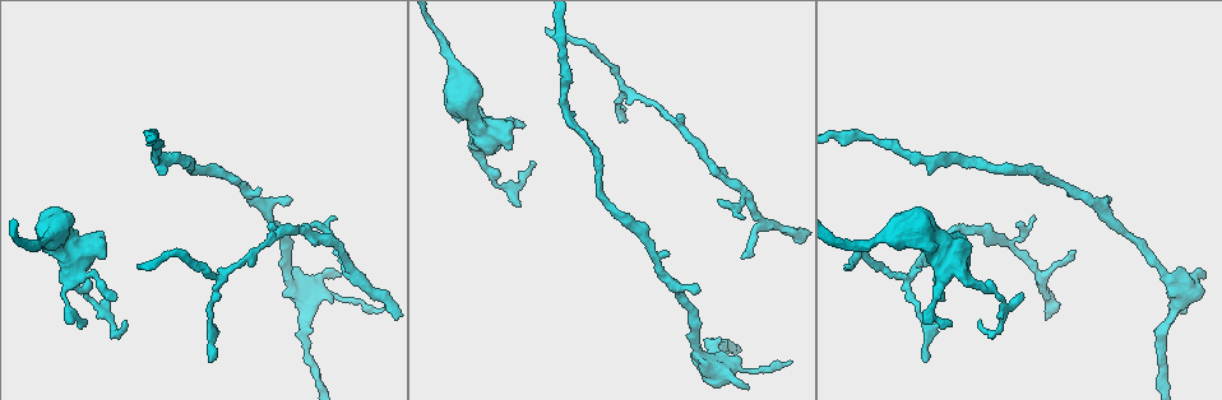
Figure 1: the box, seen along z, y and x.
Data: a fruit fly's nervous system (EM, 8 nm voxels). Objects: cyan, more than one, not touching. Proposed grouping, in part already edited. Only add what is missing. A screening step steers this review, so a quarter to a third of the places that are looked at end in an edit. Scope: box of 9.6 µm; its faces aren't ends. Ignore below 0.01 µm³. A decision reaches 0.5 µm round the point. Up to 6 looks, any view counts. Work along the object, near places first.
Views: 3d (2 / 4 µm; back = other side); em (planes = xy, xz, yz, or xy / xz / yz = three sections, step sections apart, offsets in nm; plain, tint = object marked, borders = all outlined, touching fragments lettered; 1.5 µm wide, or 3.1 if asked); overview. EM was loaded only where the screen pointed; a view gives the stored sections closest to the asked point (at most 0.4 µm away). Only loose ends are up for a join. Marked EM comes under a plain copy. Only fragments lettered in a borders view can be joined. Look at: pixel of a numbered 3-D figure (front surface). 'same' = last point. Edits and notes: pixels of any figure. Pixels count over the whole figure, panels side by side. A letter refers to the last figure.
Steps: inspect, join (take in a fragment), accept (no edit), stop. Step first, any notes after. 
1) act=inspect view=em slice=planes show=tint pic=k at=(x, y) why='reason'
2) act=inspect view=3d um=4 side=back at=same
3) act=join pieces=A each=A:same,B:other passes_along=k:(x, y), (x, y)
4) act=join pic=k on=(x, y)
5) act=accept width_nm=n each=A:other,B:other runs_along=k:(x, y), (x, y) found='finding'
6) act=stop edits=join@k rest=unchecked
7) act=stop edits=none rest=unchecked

act=inspect view=3d um=2 pic=1 at=(1072, 253) why='free end'

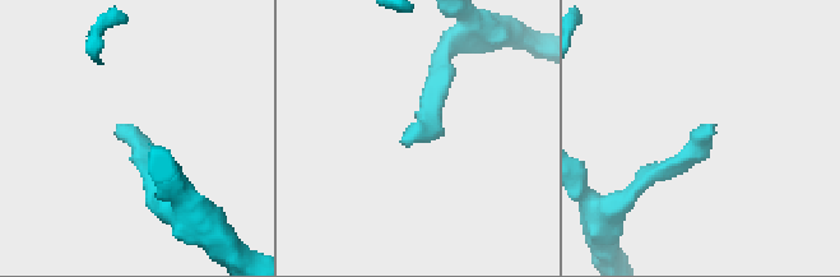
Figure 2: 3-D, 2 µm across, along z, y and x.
act=inspect view=em slice=xz step=4 show=tint pic=2 at=(402, 143)

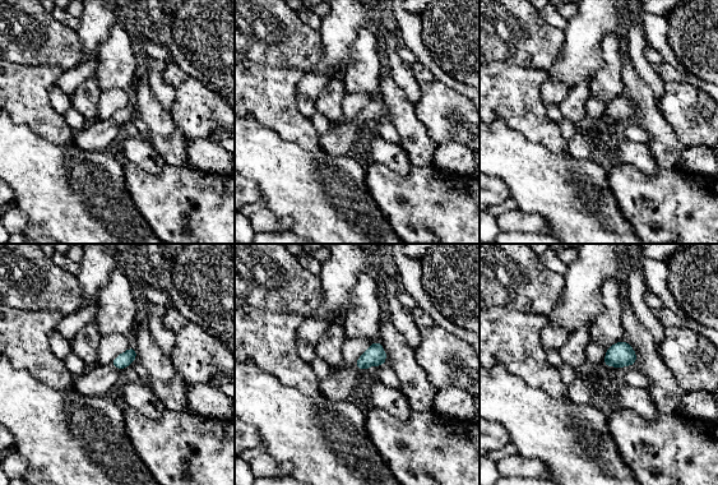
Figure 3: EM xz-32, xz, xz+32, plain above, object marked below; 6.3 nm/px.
act=inspect view=em slice=planes show=borders at=same

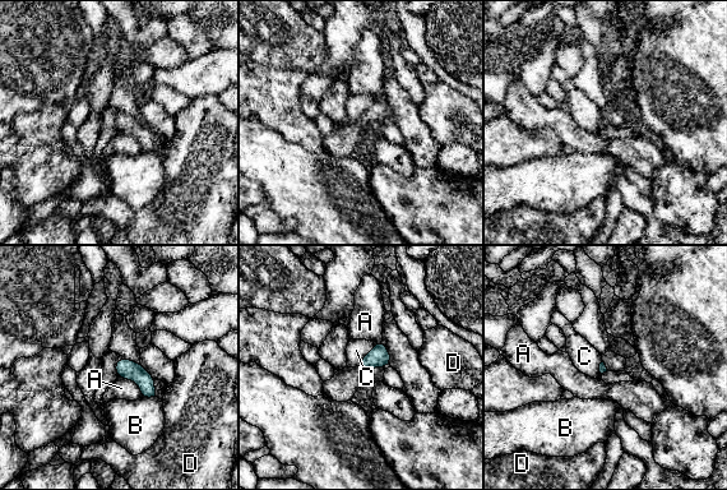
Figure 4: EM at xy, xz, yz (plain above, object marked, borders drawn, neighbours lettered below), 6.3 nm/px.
act=accept each=A:other,B:other,C:other,D:other found='none of them fits'

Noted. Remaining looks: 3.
act=inspect view=em slice=planes show=borders pic=1 at=(791, 362) why='branch stops here'

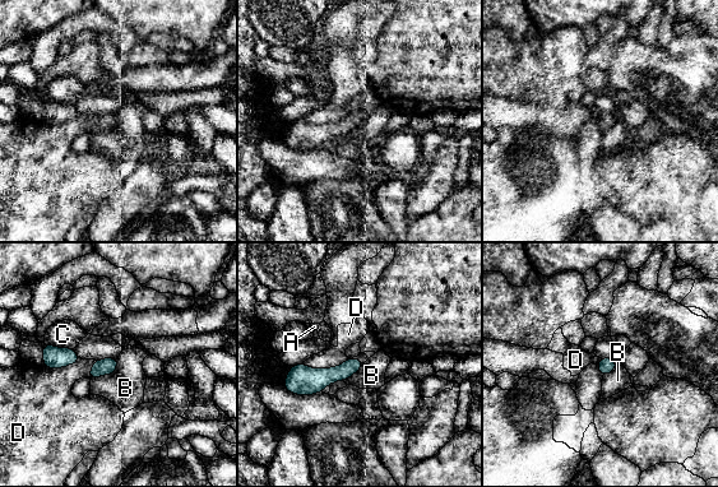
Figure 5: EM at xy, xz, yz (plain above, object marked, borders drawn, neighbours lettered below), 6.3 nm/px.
act=accept width_nm=100 each=A:other,B:other,C:other,D:other border=5:(117, 358), (110, 374), (91, 379) found='none of them fits'

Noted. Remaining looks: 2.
act=inspect view=3d um=2 pic=1 at=(210, 361) why='free end'

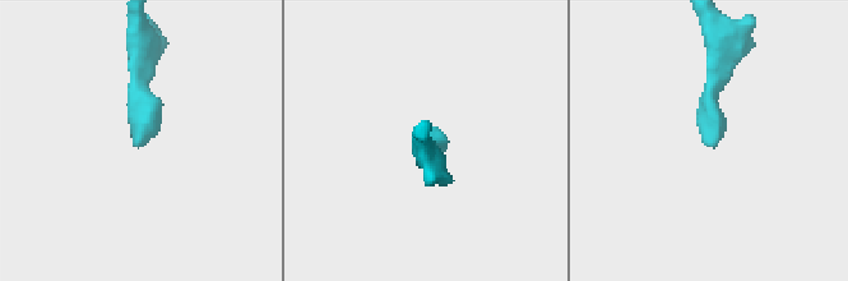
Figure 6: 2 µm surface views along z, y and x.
act=inspect view=em slice=planes show=borders pic=6 at=(133, 144)

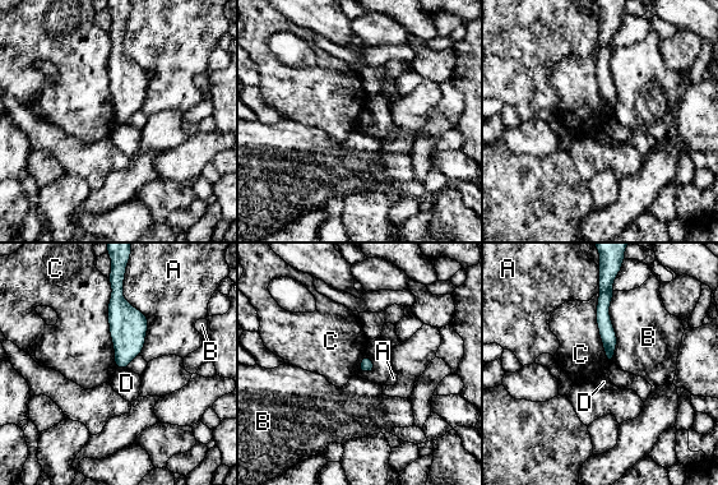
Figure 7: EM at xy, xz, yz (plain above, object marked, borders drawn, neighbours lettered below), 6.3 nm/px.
act=accept longest_contact=C:550nm each=A:other,B:other,C:other,D:other found='no lettered fragment goes on from it'

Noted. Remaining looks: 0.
act=stop edits=none rest=unchecked

